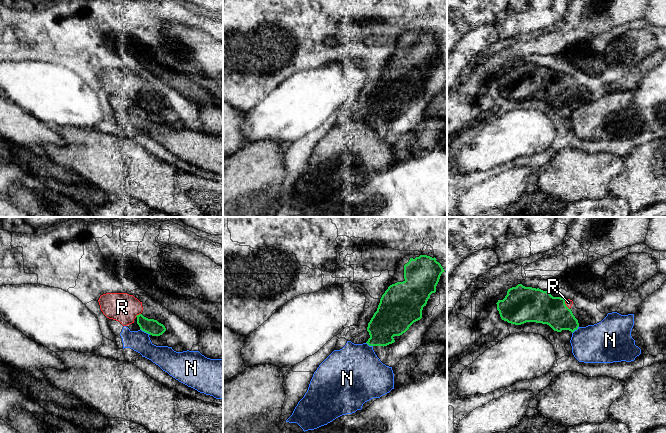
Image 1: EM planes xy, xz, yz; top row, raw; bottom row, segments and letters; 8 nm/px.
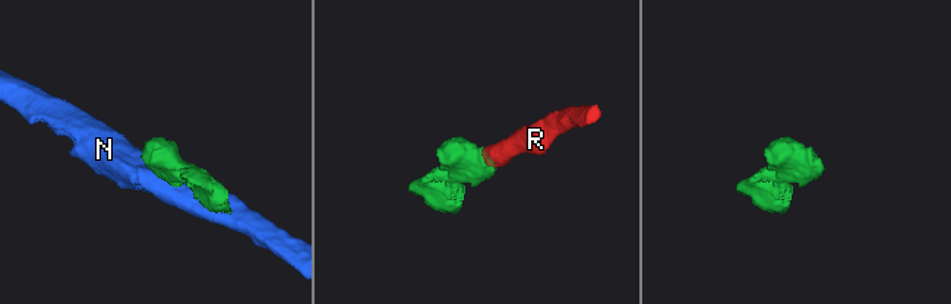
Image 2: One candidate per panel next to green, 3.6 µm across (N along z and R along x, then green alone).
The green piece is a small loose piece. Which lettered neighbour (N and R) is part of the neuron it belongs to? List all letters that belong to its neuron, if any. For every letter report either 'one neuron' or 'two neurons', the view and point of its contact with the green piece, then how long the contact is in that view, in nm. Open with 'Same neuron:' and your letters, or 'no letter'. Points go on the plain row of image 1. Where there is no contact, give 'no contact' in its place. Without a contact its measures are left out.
Same neuron: R
N: two neurons | xy (145, 107) | 100 nm
R: one neuron | xy (137, 91) | 50 nm

